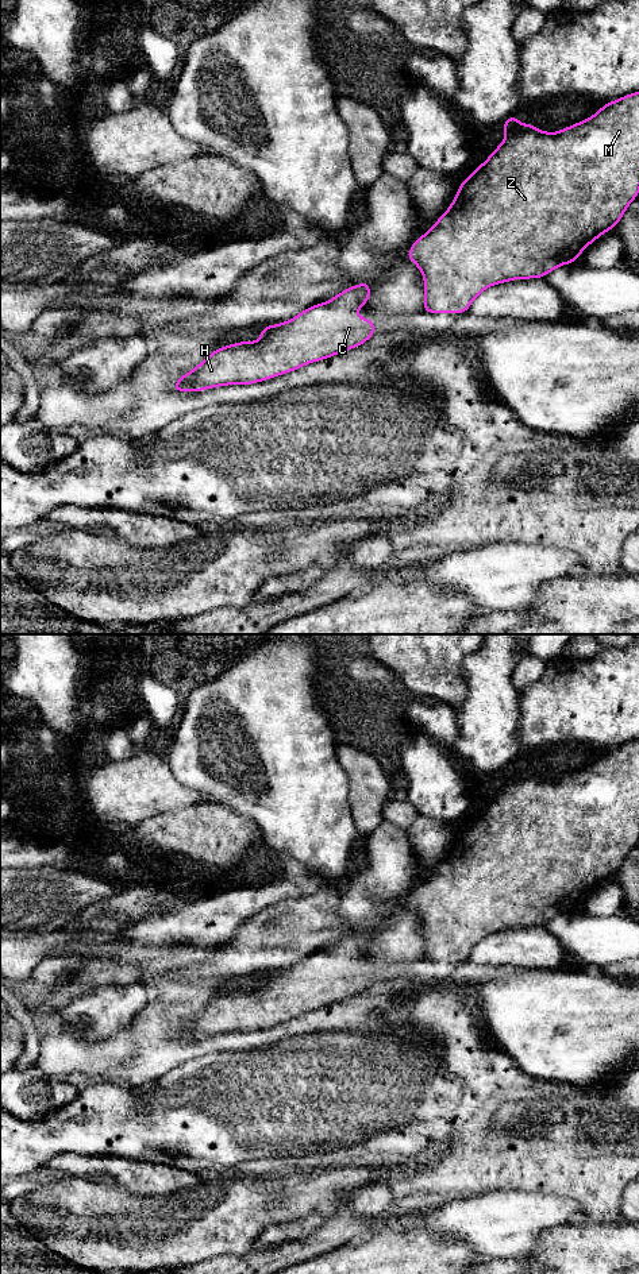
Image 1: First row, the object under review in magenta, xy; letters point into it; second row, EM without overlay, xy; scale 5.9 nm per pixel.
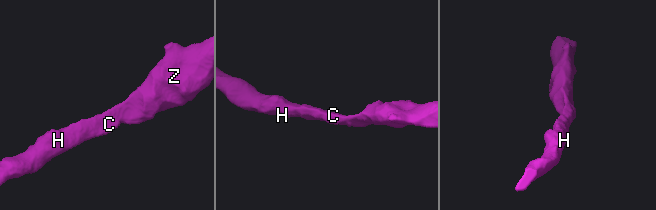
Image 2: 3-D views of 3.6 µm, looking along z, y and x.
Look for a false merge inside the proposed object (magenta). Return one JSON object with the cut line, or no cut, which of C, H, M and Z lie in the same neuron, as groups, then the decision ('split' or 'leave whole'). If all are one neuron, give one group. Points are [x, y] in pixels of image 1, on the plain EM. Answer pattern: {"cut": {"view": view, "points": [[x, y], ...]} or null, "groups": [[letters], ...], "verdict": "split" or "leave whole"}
{"cut": null, "groups": [["C", "H", "M", "Z"]], "verdict": "leave whole"}

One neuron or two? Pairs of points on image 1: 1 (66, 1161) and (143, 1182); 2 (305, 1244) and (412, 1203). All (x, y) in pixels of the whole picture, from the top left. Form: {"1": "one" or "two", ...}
{"1": "one", "2": "one"}

